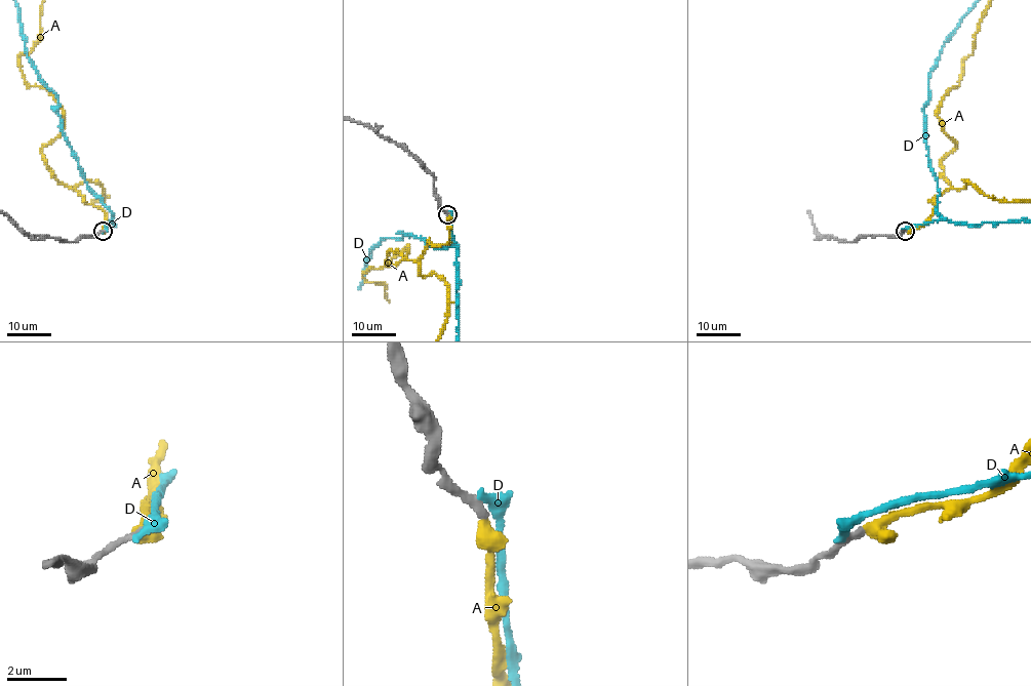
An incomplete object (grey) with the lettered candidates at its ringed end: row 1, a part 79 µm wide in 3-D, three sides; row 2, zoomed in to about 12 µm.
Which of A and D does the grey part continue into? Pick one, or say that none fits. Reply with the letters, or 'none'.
A

